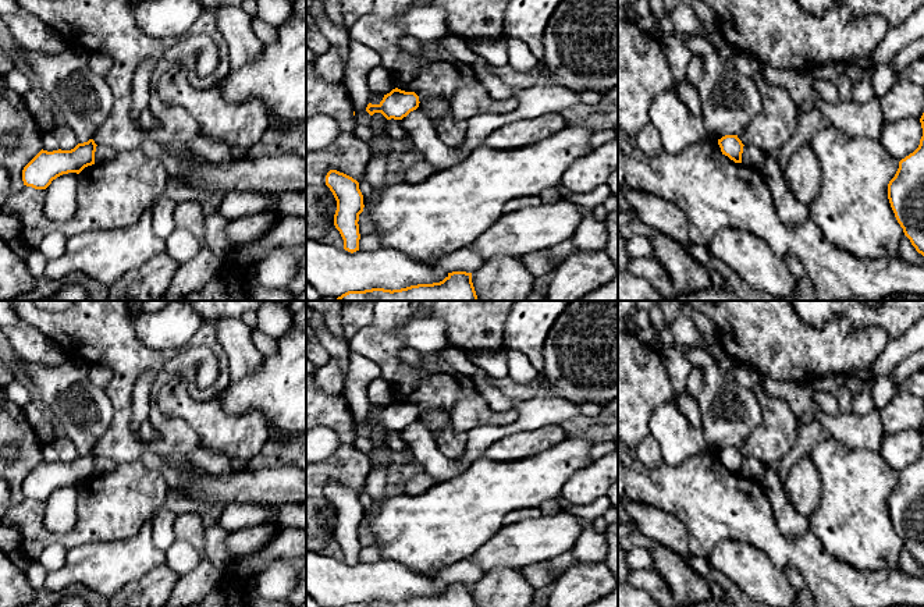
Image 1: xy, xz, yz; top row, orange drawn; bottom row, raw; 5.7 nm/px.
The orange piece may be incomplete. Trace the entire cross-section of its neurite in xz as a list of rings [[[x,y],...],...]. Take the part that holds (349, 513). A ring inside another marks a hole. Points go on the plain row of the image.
[[[330,482],[326,487],[326,497],[337,512],[334,537],[344,551],[344,561],[353,565],[359,562],[358,533],[365,519],[359,494],[344,484]]]

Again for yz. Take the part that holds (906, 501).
[[[924,425],[920,434],[920,457],[899,473],[899,480],[888,496],[888,511],[905,547],[924,568]]]

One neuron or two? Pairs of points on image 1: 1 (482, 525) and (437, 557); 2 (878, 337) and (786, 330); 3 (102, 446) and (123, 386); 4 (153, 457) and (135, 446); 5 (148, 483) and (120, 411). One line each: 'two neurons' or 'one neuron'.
1: one neuron
2: one neuron
3: one neuron
4: two neurons
5: two neurons

